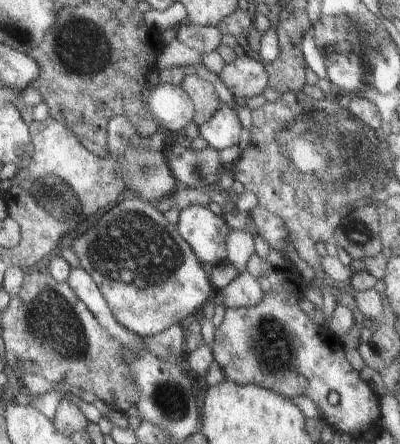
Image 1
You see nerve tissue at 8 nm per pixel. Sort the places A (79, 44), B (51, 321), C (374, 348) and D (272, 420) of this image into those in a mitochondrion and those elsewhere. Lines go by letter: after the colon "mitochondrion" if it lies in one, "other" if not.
A: mitochondrion
B: mitochondrion
C: other
D: other

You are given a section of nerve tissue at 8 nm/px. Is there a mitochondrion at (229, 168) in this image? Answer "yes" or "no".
no

